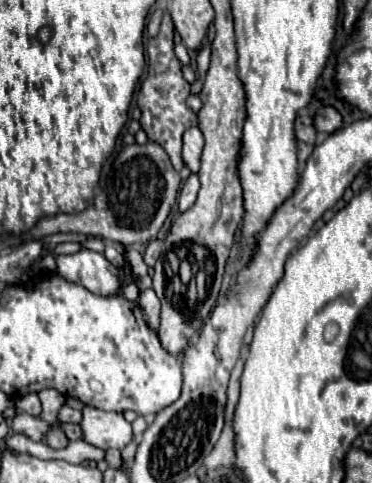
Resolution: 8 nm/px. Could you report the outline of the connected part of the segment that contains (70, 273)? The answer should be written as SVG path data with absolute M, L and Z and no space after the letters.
M81 249L73 255L59 255L57 273L67 281L87 287L95 295L119 293L131 301L139 297L139 289L135 283L121 285L119 269L111 265L101 253L95 253L89 249Z

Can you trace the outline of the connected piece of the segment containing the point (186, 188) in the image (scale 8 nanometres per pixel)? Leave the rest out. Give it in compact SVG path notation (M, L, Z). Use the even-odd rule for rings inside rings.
M191 175L185 181L185 185L181 189L181 195L179 195L179 211L181 213L185 213L187 209L193 207L195 199L197 199L197 191L199 191L199 177L197 175Z

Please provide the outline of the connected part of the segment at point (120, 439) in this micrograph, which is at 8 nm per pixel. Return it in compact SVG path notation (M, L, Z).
M83 407L83 421L81 421L83 441L99 449L123 449L133 433L131 423L125 421L123 413L115 411L101 411L97 407Z

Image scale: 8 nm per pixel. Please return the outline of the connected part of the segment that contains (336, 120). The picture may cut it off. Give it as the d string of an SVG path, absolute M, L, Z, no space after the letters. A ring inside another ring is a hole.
M323 107L323 111L319 111L313 119L313 125L317 129L317 133L335 133L337 129L343 127L343 119L339 115L339 111L335 111L333 107Z

